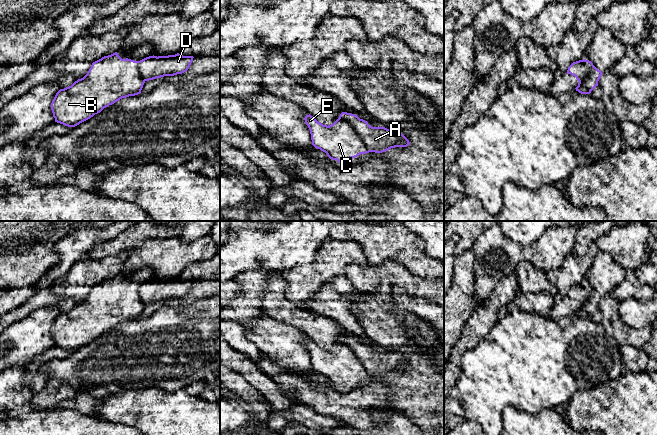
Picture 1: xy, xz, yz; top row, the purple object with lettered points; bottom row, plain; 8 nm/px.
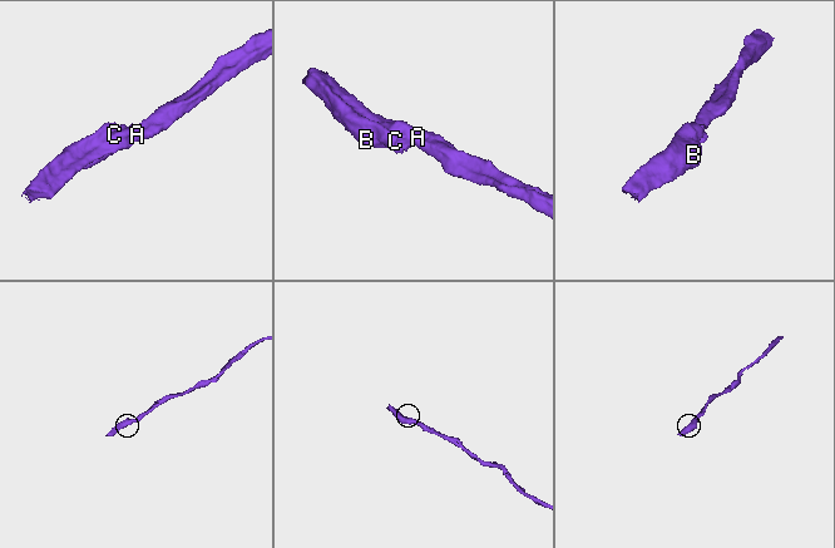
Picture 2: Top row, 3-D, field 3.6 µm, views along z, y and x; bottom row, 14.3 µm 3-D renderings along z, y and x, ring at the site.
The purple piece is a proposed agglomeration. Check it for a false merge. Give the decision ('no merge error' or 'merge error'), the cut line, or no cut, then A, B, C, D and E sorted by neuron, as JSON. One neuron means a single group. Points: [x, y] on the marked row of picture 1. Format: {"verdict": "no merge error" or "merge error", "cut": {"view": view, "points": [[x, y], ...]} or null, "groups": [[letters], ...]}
{"verdict": "merge error", "cut": {"view": "xz", "points": [[339, 117], [354, 129], [363, 144], [370, 151]]}, "groups": [["A", "D"], ["B", "C", "E"]]}

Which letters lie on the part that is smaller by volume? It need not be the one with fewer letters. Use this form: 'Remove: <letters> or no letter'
Remove: B, C, E

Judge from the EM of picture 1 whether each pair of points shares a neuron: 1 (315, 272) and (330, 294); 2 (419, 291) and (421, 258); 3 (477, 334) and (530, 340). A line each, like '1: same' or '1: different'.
1: different
2: different
3: different

